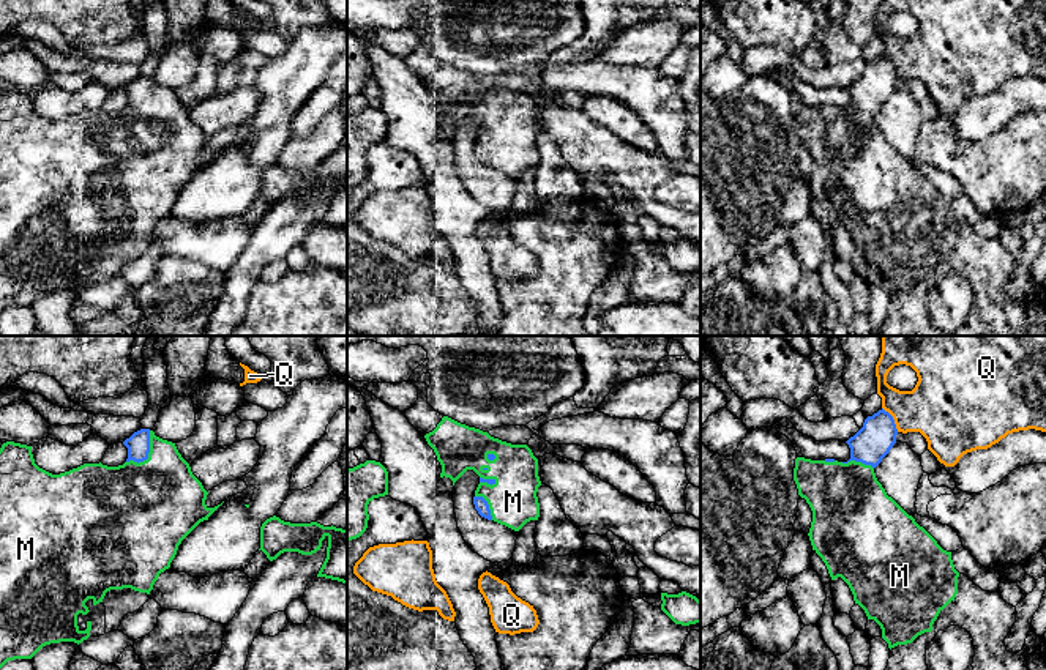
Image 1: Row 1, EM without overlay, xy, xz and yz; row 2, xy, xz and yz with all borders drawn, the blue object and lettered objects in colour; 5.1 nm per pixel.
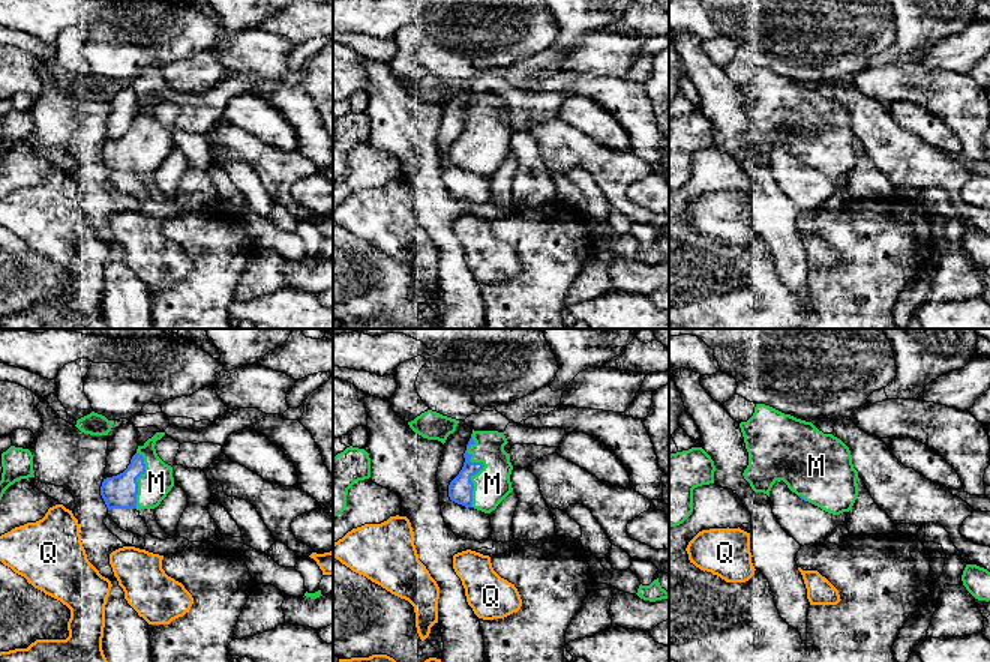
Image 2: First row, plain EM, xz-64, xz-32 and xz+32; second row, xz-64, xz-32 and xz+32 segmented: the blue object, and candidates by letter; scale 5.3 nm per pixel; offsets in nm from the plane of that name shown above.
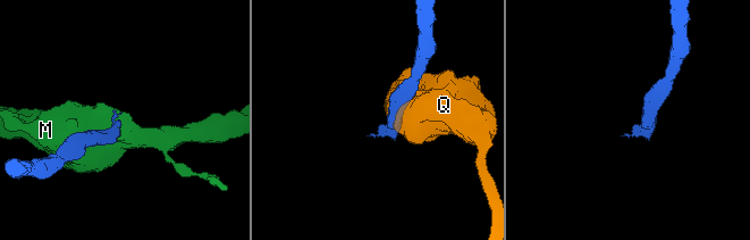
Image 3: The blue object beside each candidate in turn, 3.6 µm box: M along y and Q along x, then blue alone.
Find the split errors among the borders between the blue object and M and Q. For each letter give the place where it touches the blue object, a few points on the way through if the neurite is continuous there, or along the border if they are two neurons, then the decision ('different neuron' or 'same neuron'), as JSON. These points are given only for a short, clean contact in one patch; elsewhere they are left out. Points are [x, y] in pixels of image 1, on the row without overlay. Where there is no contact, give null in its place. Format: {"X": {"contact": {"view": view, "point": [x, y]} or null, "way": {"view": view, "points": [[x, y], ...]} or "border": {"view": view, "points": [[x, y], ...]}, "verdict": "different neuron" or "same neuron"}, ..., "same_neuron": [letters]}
{"M": {"contact": {"view": "xy", "point": [147, 101]}, "way": {"view": "xy", "points": [[138, 92], [147, 101], [155, 117], [158, 148]]}, "verdict": "same neuron"}, "Q": {"contact": {"view": "yz", "point": [893, 66]}, "verdict": "different neuron"}, "same_neuron": ["M"]}

